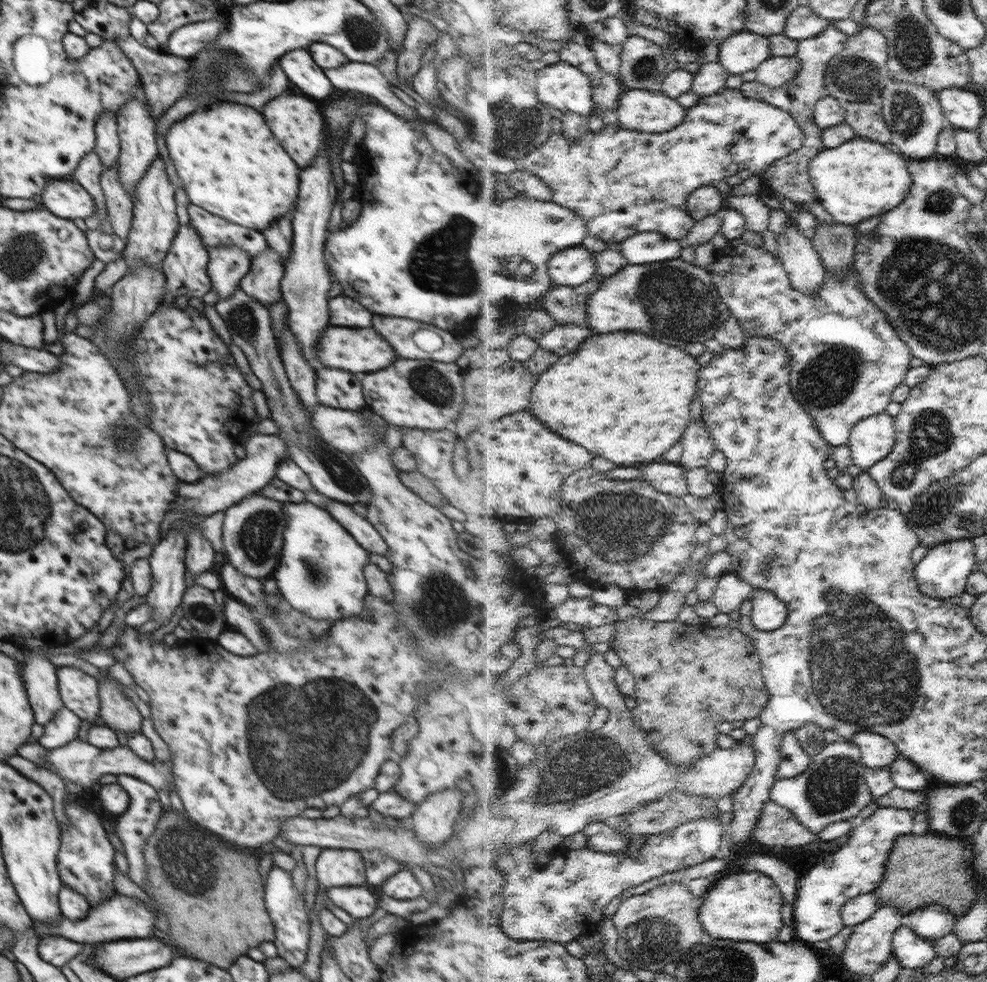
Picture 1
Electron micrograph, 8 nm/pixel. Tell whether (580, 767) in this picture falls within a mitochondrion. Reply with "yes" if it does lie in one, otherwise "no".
yes

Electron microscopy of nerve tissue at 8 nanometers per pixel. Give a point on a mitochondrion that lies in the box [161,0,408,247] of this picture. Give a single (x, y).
(363, 36)

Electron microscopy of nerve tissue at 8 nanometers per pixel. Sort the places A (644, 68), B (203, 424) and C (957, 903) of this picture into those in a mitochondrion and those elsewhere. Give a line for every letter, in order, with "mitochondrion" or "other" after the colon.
A: mitochondrion
B: other
C: other

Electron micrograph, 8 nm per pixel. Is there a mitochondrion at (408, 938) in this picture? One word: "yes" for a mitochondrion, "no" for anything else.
no

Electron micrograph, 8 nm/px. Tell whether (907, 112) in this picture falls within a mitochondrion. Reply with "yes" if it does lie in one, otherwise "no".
yes

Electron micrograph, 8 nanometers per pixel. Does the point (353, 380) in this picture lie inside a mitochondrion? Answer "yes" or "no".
no

